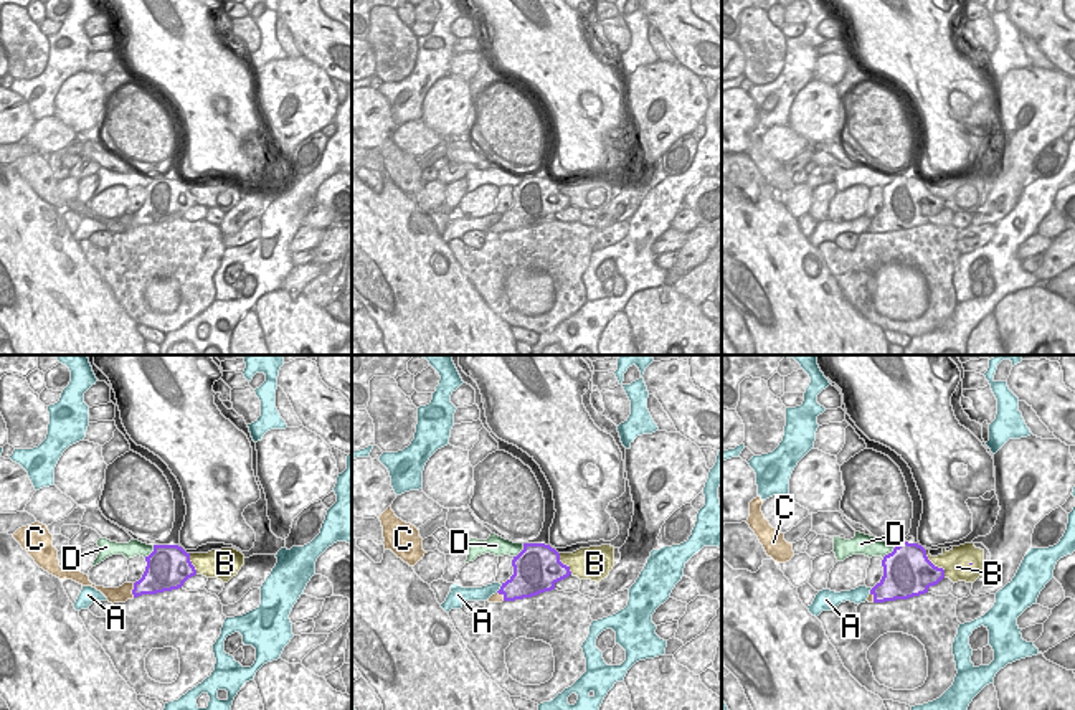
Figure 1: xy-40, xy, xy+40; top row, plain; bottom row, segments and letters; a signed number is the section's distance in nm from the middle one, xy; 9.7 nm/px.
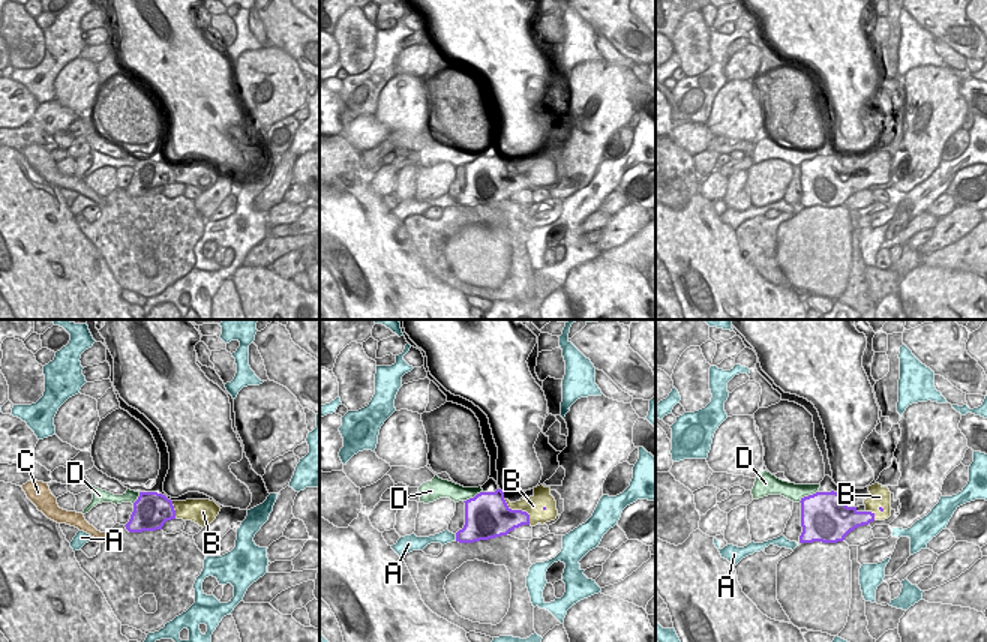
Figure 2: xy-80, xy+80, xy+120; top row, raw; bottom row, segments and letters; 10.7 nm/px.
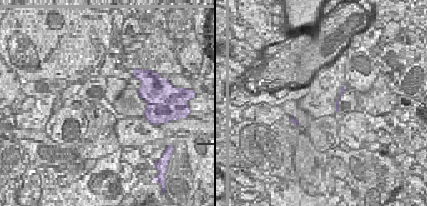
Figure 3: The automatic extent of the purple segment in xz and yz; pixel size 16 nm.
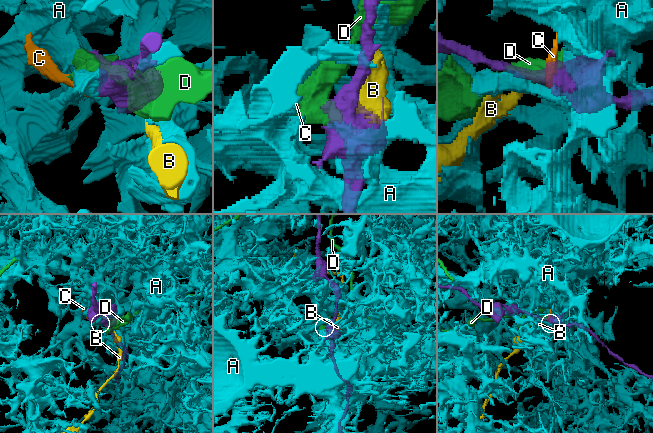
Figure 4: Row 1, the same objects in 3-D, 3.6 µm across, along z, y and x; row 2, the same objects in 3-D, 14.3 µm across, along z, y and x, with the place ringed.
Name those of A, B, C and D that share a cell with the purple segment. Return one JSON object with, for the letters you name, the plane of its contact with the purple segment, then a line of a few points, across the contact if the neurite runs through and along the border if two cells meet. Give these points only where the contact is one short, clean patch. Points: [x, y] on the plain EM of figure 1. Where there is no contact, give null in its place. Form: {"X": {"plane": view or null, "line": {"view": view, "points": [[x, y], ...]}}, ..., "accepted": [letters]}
{"accepted": []}

